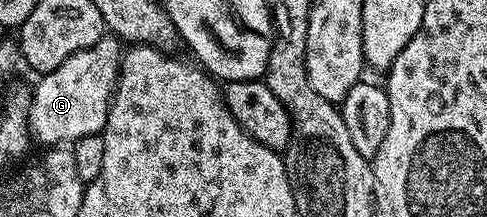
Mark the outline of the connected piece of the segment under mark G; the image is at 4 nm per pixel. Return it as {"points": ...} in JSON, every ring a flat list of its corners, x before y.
{"points":[[104,36,97,44,81,52,73,52,65,64,53,68,53,72,38,79,35,91,30,91,31,107,27,113,27,126,31,129,32,139,36,143,44,142,44,147,55,148,60,144,74,144,79,138,90,134,102,134,107,123,107,109,111,106,111,96,115,93,115,82,119,78,119,60,121,46,114,37]]}

